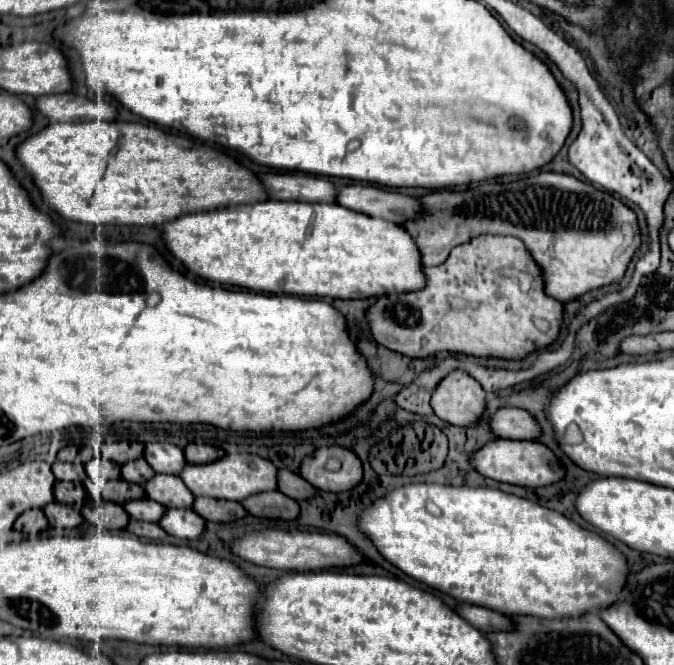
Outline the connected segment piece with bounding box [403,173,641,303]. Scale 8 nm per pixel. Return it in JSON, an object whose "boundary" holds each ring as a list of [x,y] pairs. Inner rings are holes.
{"boundary":[[[563,173],[525,175],[513,183],[481,183],[467,189],[441,189],[431,195],[419,197],[419,201],[427,209],[425,219],[407,221],[403,227],[417,241],[425,267],[441,265],[443,259],[449,257],[449,251],[453,247],[457,247],[459,243],[467,243],[467,239],[473,239],[475,235],[515,235],[525,241],[527,249],[533,253],[535,261],[543,269],[547,295],[561,303],[569,303],[593,289],[619,283],[631,263],[631,257],[641,247],[639,221],[633,209],[629,209],[611,193]]]}

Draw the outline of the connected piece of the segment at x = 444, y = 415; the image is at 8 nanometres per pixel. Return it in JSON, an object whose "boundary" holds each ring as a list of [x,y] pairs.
{"boundary":[[[453,371],[433,393],[435,415],[455,427],[477,427],[485,411],[483,387],[463,371]]]}

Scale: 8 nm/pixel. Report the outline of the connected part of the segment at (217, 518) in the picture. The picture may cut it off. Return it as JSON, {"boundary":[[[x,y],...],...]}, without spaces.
{"boundary":[[[197,497],[193,503],[193,511],[207,521],[215,523],[229,523],[235,519],[243,519],[247,515],[245,507],[235,501],[221,501],[221,499],[203,499]]]}

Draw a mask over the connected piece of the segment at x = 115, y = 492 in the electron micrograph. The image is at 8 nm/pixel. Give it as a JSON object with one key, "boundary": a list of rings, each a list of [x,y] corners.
{"boundary":[[[123,479],[119,481],[111,481],[105,491],[103,491],[103,499],[117,503],[117,505],[125,505],[127,501],[137,501],[137,499],[145,499],[145,489],[141,485],[135,483],[127,483]]]}

